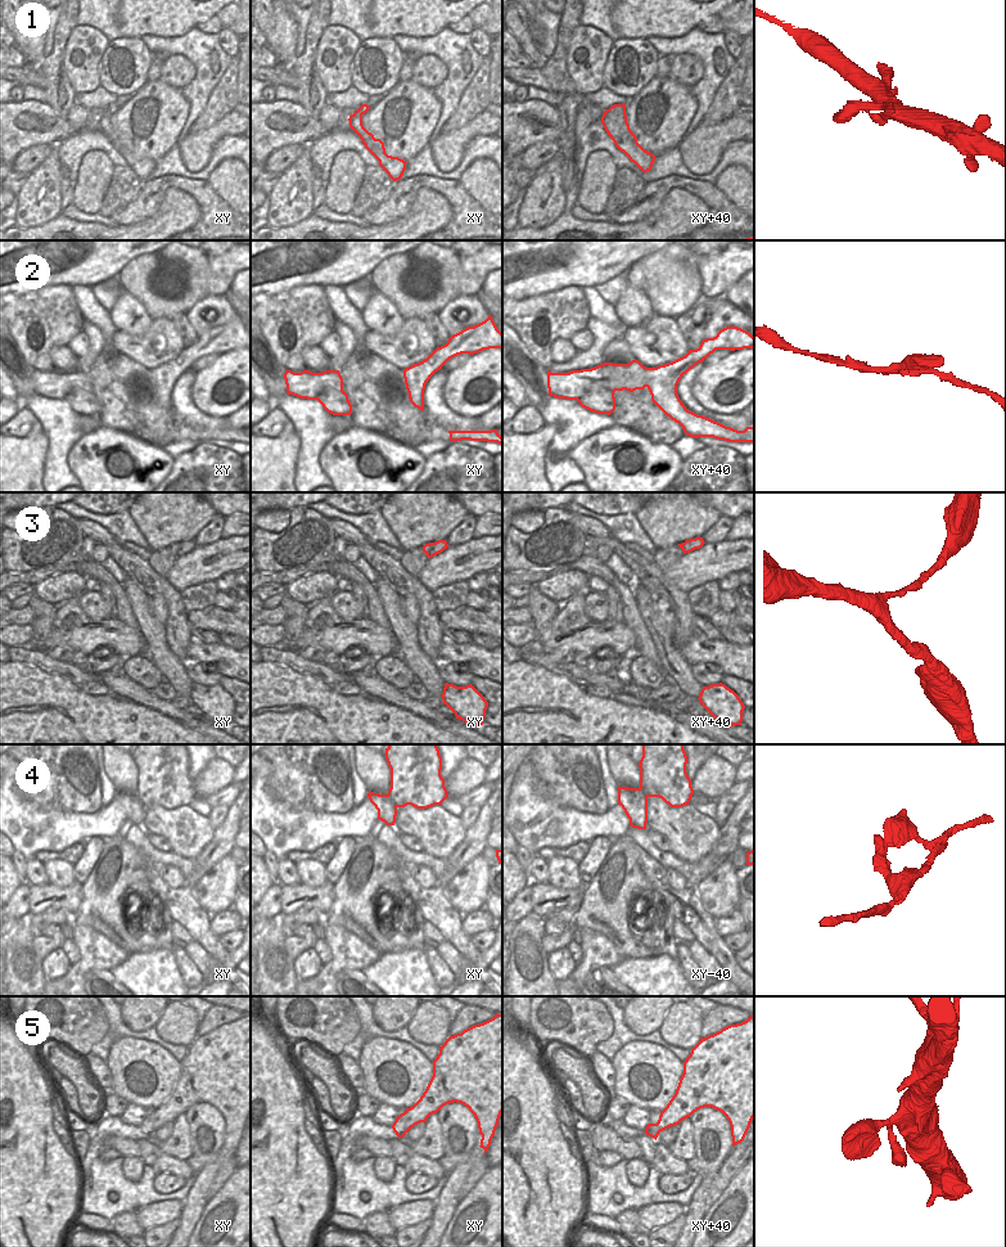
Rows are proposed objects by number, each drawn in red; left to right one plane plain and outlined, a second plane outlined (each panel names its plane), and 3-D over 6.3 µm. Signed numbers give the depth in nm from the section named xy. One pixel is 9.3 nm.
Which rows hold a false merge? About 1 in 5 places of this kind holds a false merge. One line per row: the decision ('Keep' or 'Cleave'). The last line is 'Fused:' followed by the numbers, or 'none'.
1: Keep
2: Keep
3: Keep
4: Keep
5: Keep
Fused: none

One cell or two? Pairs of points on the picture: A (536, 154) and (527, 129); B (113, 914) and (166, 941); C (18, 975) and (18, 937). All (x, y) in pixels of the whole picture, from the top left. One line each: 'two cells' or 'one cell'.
A: two cells
B: one cell
C: one cell

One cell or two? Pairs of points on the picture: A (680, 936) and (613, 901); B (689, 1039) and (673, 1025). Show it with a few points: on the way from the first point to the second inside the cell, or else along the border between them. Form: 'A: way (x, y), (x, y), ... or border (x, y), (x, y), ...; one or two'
A: border (673, 921), (673, 939), (677, 942); two
B: way (685, 1035), (677, 1027); one

